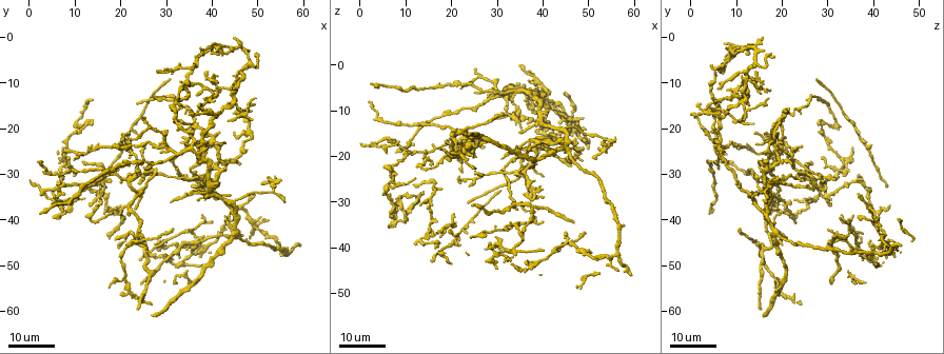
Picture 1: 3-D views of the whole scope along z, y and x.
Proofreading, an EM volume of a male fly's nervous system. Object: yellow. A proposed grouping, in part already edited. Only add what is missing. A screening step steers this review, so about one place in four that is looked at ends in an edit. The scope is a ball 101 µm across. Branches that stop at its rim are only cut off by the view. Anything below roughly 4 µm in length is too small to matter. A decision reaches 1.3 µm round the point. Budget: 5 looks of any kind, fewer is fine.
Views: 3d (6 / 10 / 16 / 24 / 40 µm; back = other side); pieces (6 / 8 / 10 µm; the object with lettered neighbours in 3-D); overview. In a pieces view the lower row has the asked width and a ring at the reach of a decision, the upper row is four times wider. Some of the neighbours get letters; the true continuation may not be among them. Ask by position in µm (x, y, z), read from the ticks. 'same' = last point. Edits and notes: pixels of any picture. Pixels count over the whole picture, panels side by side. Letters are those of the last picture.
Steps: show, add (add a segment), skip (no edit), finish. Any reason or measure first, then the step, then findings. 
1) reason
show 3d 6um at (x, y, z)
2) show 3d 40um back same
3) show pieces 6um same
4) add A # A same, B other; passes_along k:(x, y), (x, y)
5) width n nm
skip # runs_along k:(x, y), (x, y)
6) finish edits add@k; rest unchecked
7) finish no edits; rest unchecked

an open end
show 3d 24um at (9.0, 26.0, 28.5)

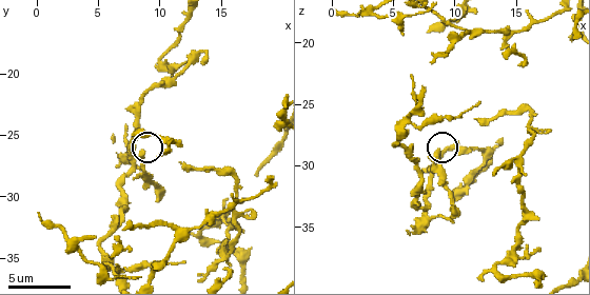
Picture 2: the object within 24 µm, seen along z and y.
show pieces 10um at (8.6, 26.4, 28.6)

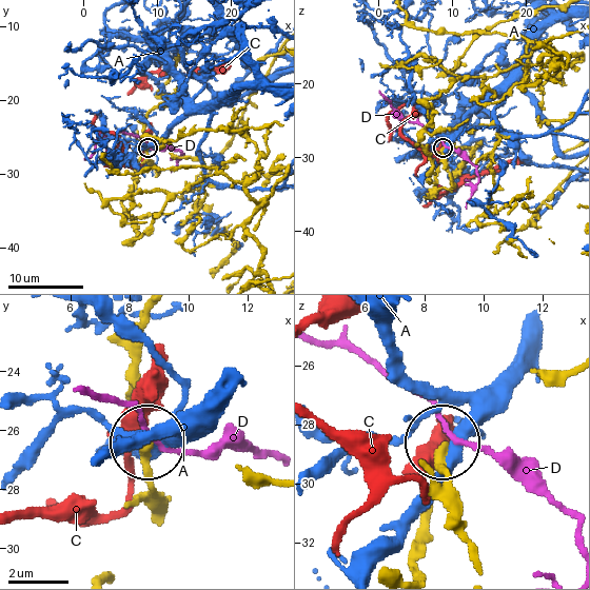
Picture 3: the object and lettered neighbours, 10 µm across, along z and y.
skip # A other, C other, D other; runs_along 3:(472, 538), (441, 443); none of them fits

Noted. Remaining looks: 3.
an open end
show 3d 24um at (31.5, 42.0, 10.5)

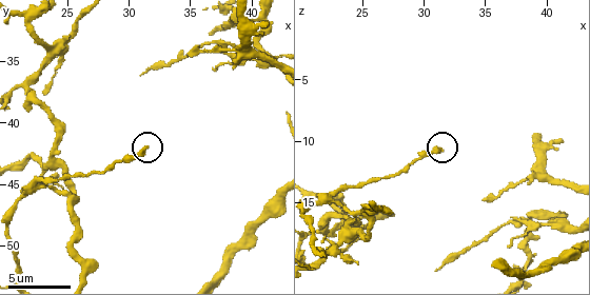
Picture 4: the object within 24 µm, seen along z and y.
show pieces 10um at (31.4, 42.0, 10.8)

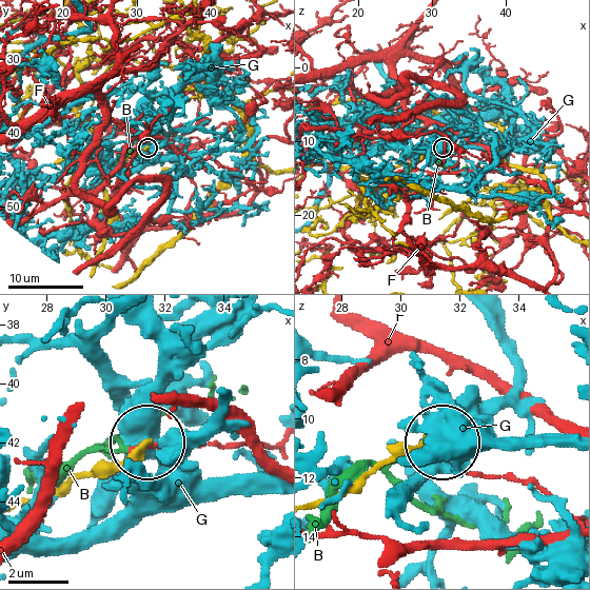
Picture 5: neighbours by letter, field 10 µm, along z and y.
skip # B other, F other, G other; runs_along 5:(18, 506), (143, 448); none of them fits

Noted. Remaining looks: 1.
free end
show pieces 6um at (17.6, 31.0, 27.2)

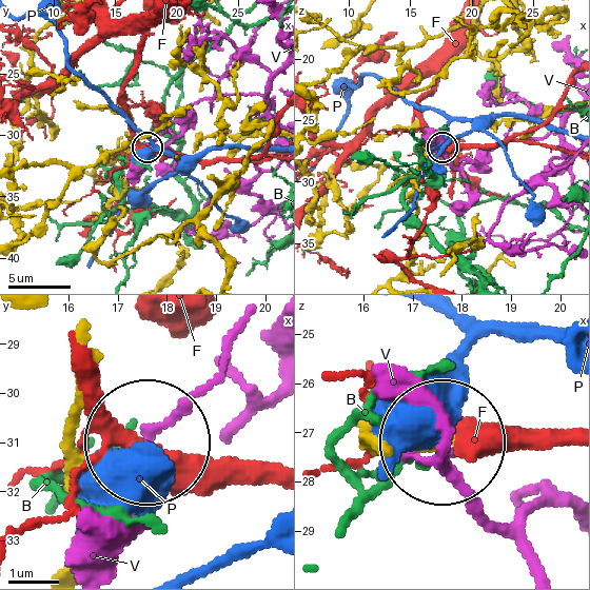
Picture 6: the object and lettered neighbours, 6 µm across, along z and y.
skip # B other, F other, P other, V other; no lettered segment goes on from it

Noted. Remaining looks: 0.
finish no edits; rest unchecked

